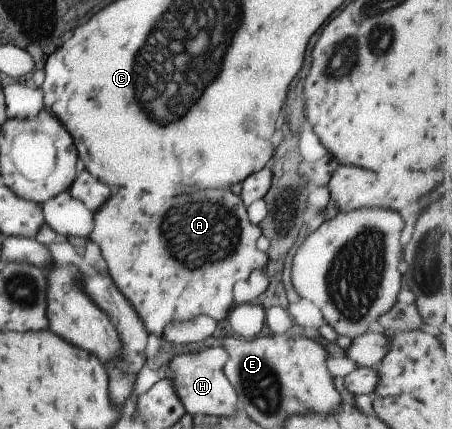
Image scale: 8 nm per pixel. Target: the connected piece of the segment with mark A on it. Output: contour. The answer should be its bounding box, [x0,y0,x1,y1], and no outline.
[91,189,268,339]

